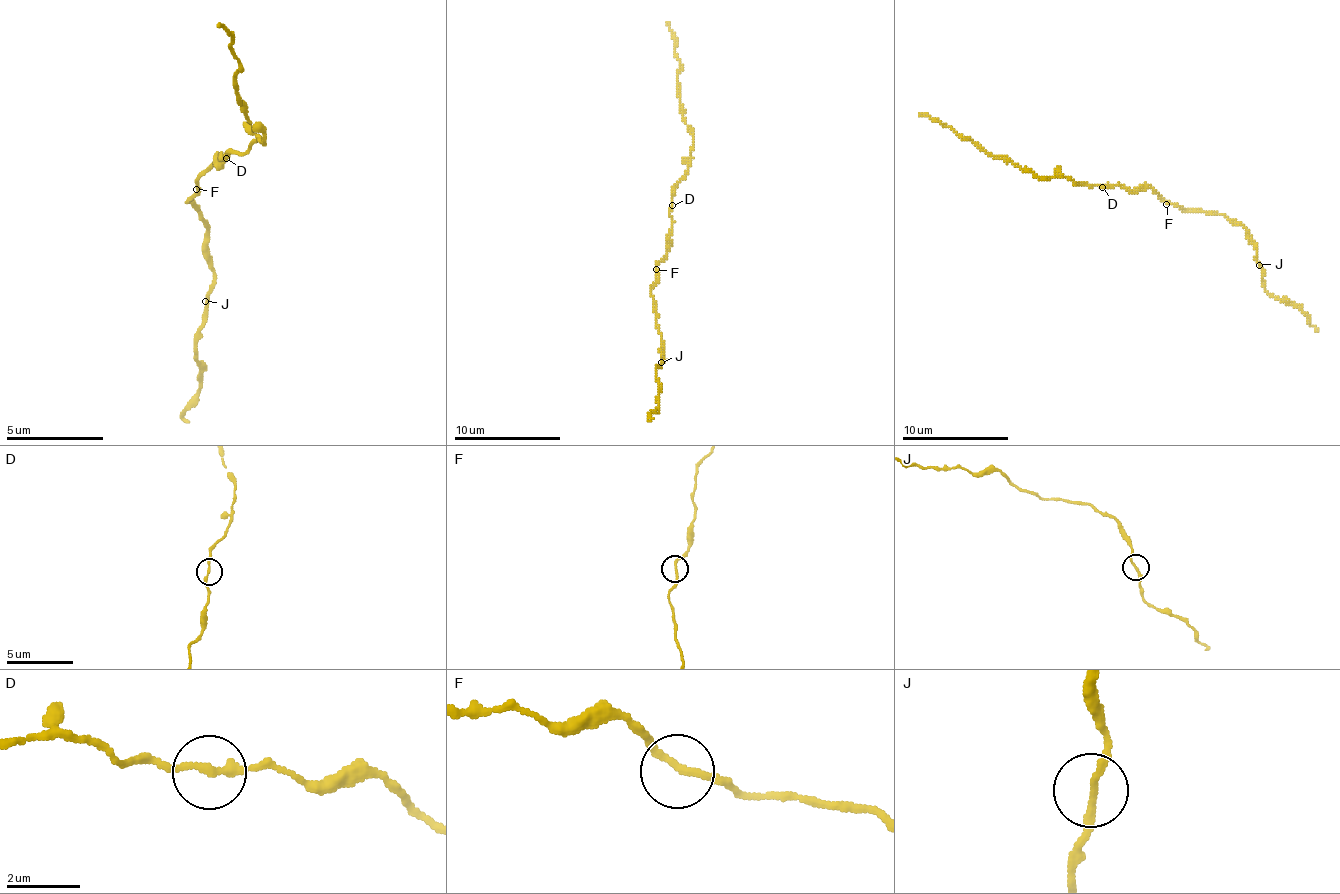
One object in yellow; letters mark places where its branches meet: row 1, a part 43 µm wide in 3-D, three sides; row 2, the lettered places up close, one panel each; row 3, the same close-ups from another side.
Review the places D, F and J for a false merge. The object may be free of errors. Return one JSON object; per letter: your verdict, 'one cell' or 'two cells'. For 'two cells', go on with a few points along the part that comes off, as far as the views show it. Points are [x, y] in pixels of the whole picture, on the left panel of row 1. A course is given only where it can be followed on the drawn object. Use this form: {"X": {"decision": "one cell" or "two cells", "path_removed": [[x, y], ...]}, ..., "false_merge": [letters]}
{"D": {"decision": "one cell"}, "F": {"decision": "one cell"}, "J": {"decision": "one cell"}, "false_merge": []}

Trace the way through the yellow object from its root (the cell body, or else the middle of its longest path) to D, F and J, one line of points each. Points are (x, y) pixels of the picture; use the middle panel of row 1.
D: (669, 248), (672, 206)
F: (669, 248), (656, 269)
J: (669, 248), (656, 267), (656, 280), (651, 288), (656, 328), (661, 333), (661, 354), (667, 360), (661, 362)

